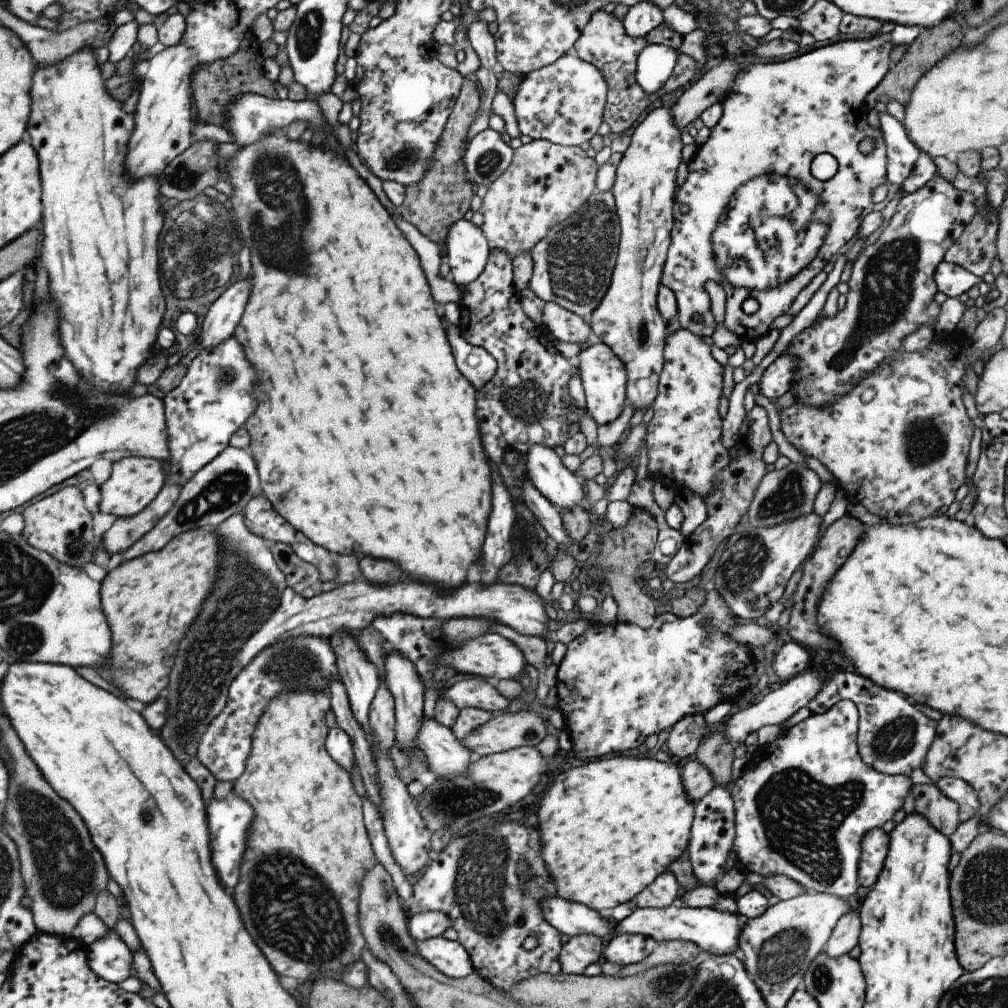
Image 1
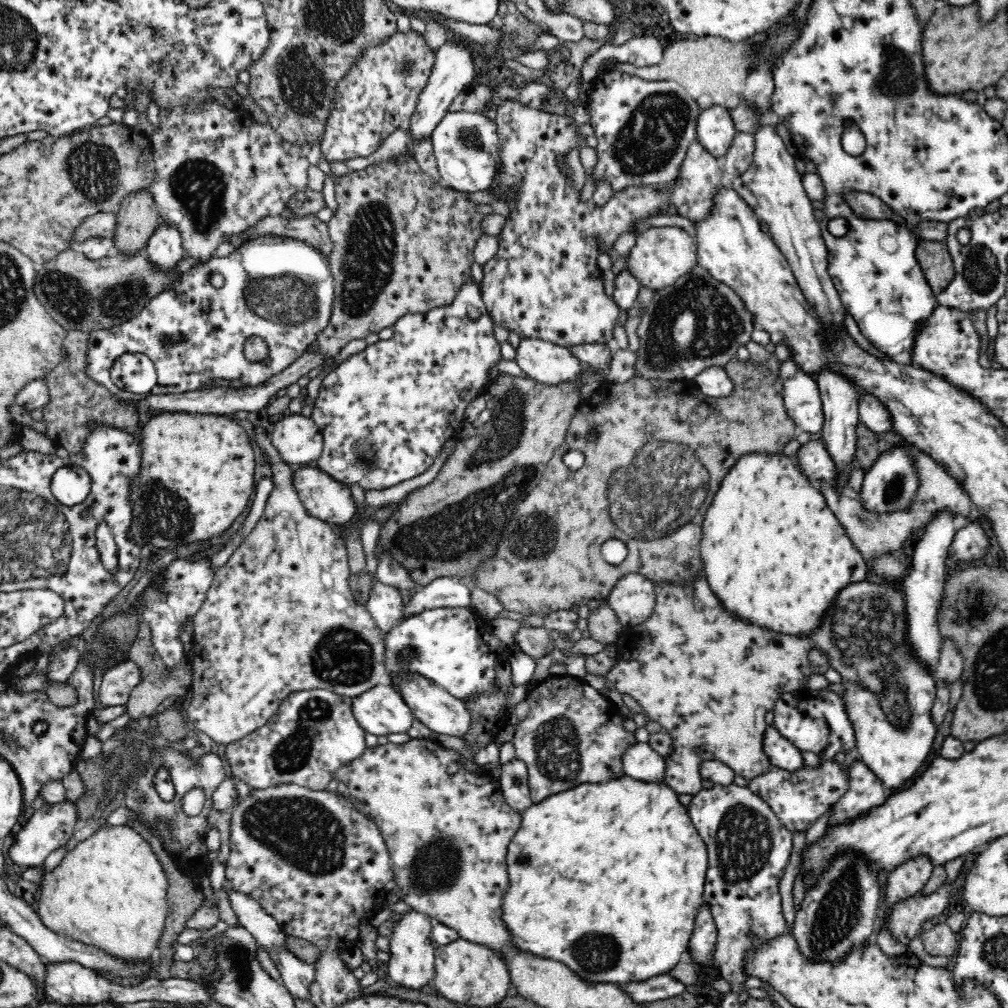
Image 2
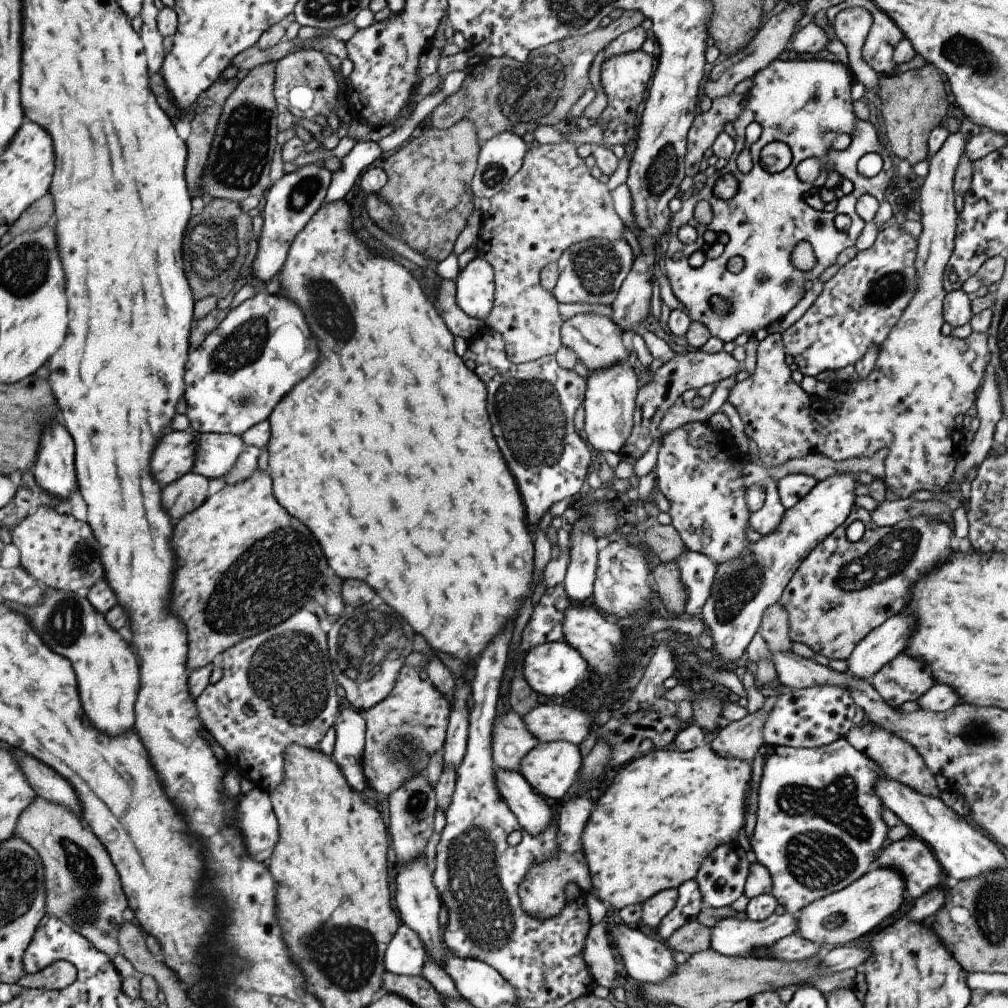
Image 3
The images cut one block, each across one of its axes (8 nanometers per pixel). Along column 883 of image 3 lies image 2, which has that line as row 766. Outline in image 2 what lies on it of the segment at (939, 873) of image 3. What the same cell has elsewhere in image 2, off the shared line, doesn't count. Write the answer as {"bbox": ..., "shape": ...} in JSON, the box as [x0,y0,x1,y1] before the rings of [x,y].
{"bbox":[827,761,886,829],"shape":[[[862,761],[848,765],[850,788],[831,806],[827,829],[854,823],[886,802],[882,781]]]}

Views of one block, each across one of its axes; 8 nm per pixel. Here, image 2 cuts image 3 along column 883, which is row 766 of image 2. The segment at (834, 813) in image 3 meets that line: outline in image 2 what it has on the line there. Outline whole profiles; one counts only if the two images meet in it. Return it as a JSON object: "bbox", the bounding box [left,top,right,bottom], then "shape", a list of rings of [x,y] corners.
{"bbox":[747,760,850,834],"shape":[[[821,760],[820,766],[802,767],[790,772],[772,765],[770,770],[748,779],[747,787],[756,796],[762,798],[792,834],[807,831],[828,808],[840,800],[850,788],[850,773],[848,769],[832,760]]]}

